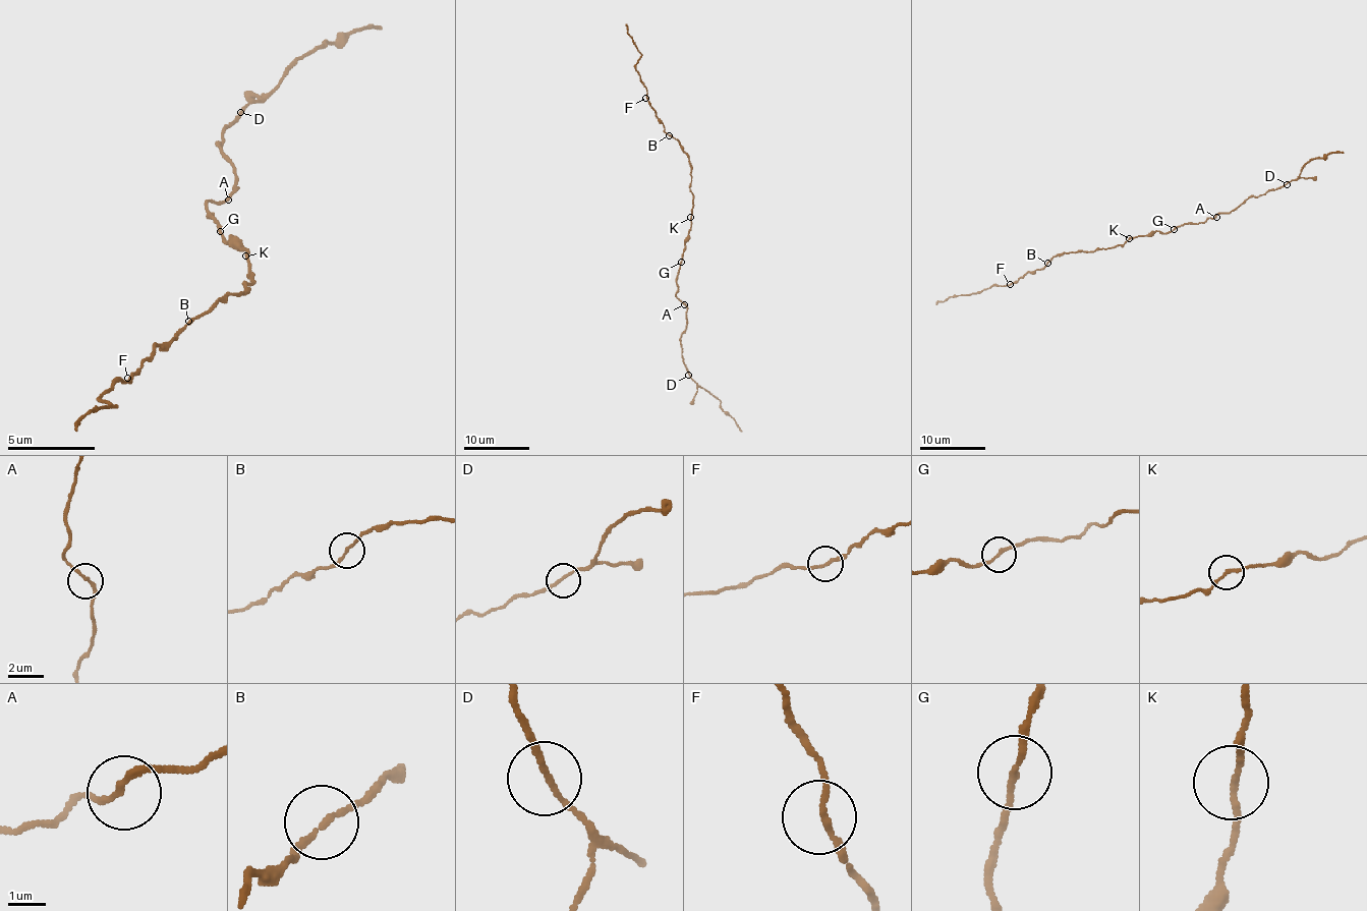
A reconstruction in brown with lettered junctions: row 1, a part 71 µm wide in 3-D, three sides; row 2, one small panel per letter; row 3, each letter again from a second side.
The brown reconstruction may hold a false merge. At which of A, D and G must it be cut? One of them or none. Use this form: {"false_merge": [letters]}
{"false_merge": []}

